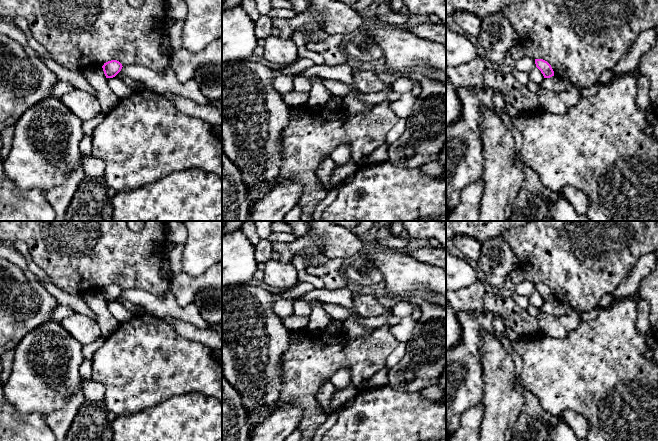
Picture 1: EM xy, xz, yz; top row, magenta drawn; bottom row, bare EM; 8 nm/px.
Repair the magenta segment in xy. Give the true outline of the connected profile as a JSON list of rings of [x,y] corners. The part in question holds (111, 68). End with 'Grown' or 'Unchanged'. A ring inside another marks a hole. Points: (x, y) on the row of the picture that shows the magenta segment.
[[[111,60],[102,66],[106,78],[115,77],[122,69],[122,64],[117,60]]]. Unchanged

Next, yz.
[[[535,59],[535,64],[536,64],[536,67],[543,74],[544,78],[550,78],[554,76],[554,71],[551,65],[547,61],[543,59]]]. Unchanged

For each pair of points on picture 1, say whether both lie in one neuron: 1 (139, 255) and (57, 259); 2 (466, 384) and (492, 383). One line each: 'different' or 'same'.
1: same
2: different

